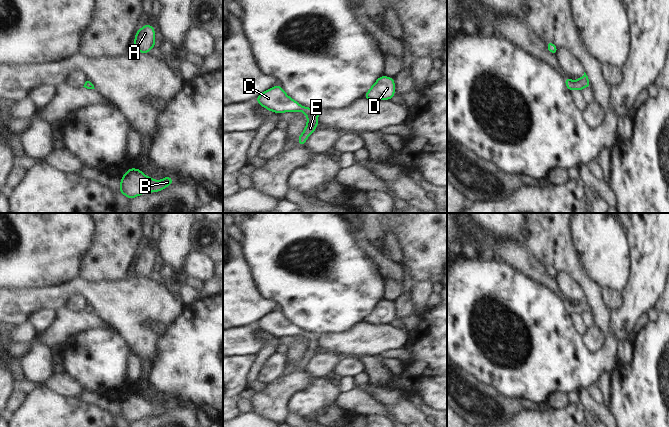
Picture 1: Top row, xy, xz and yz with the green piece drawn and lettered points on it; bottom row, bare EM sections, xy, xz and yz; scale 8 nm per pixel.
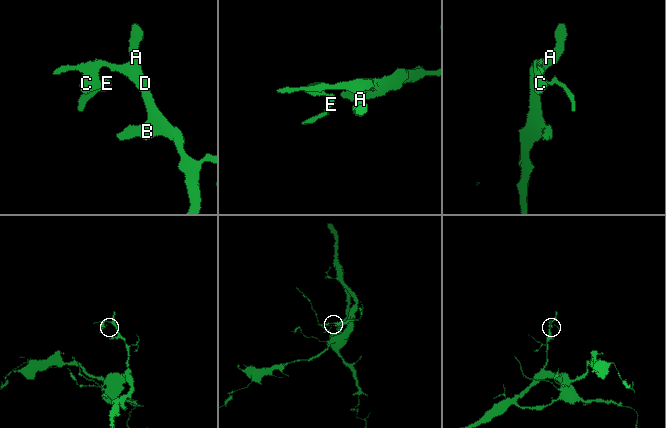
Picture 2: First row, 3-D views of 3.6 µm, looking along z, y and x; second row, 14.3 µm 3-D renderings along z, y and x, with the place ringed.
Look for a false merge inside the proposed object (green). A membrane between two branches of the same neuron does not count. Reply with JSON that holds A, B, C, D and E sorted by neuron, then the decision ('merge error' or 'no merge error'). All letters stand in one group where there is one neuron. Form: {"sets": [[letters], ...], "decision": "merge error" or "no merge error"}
{"sets": [["A", "B", "C", "D", "E"]], "decision": "no merge error"}

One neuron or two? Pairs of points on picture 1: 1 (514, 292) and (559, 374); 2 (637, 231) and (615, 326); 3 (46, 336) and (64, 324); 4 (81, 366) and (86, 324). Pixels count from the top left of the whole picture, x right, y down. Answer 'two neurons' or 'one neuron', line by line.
1: one neuron
2: one neuron
3: one neuron
4: two neurons

